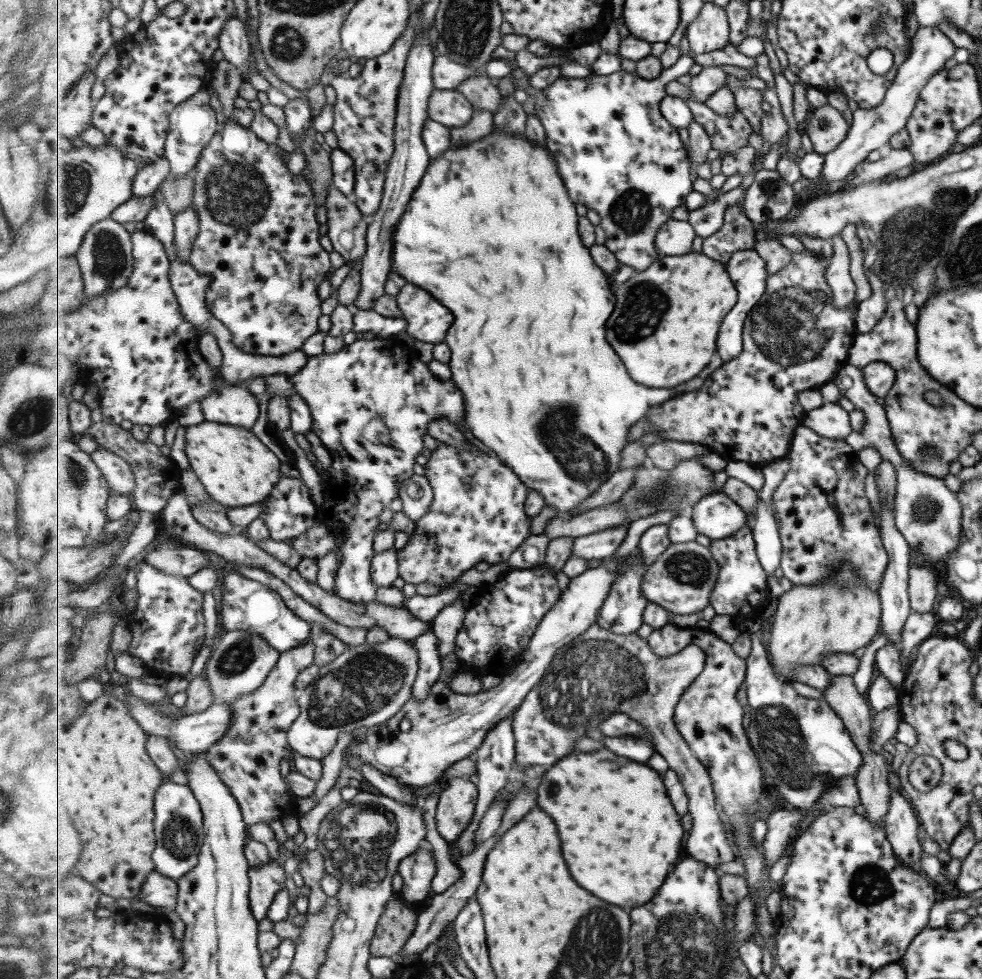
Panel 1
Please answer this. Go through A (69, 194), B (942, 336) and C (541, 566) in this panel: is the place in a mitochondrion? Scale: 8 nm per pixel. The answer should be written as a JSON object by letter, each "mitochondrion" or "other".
{"A":"mitochondrion","B":"other","C":"other"}

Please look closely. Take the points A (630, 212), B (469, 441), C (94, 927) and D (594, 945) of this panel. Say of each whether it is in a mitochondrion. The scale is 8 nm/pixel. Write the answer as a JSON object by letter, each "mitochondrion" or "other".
{"A":"mitochondrion","B":"other","C":"other","D":"mitochondrion"}

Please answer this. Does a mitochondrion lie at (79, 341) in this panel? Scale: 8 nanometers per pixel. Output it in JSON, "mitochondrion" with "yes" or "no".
{"mitochondrion":"no"}

